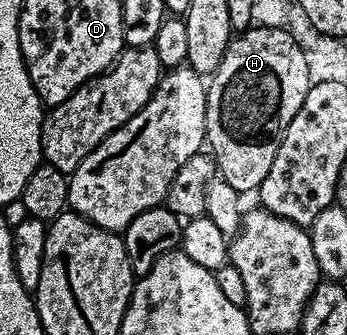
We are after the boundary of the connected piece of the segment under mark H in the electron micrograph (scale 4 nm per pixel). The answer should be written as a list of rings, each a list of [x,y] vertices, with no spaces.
[[[255,25],[232,36],[221,63],[210,74],[205,111],[205,145],[213,154],[218,176],[229,183],[229,187],[241,195],[254,194],[258,190],[265,175],[269,175],[269,167],[273,167],[273,155],[277,155],[277,147],[281,147],[281,139],[289,123],[293,123],[293,115],[301,111],[301,103],[305,103],[305,95],[309,95],[311,85],[305,51],[301,51],[293,35],[286,29]]]

